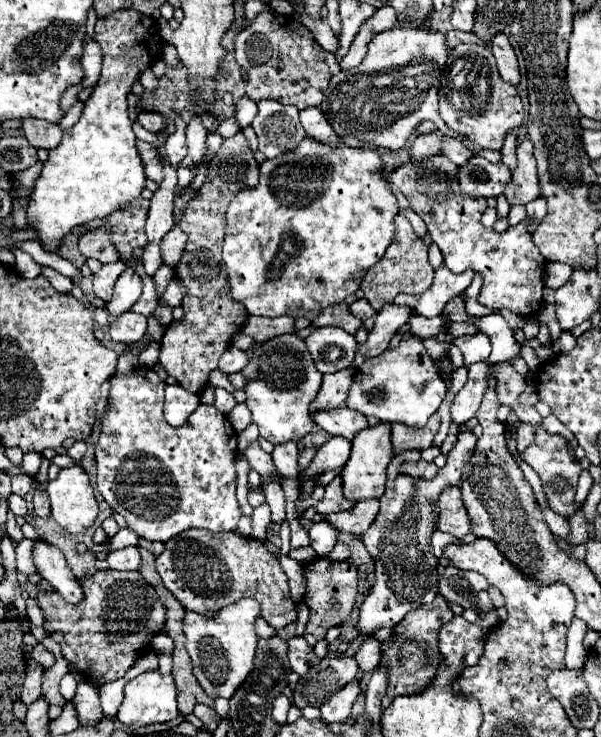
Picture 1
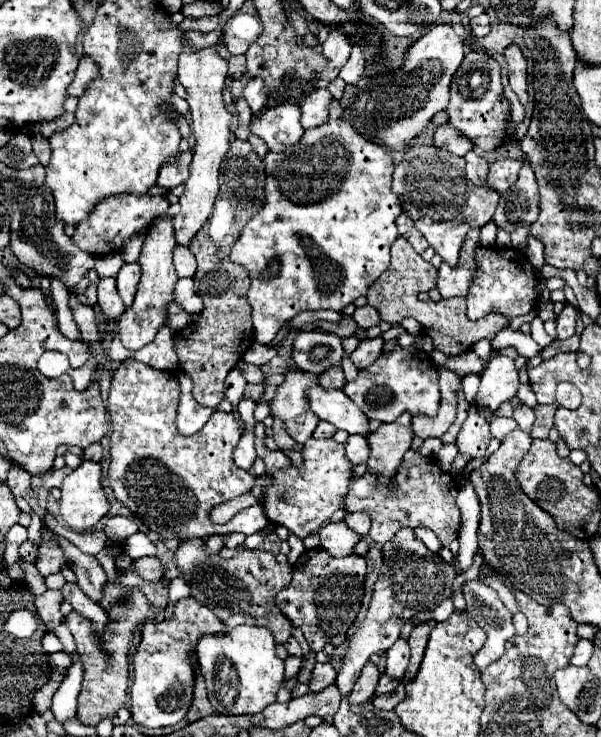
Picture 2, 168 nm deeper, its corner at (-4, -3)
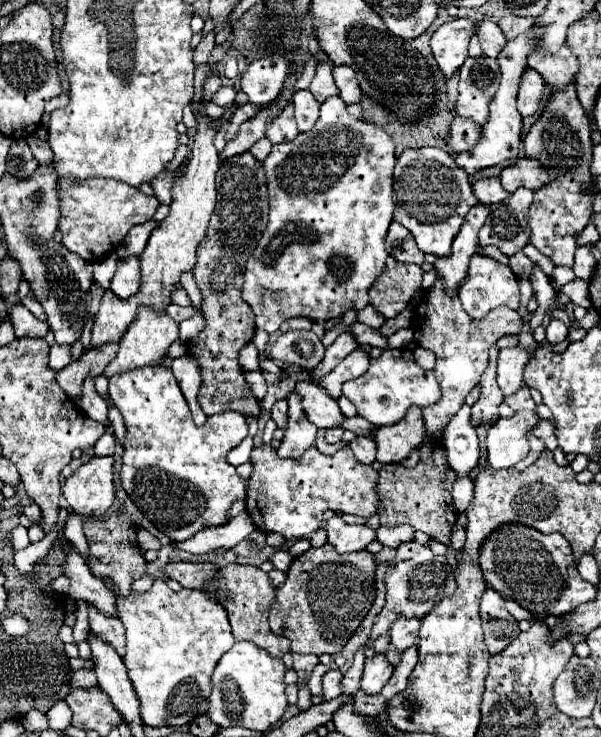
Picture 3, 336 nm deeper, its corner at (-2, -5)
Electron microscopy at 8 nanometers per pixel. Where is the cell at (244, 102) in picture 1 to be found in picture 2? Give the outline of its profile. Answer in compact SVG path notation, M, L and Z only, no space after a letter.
M252 78L244 88L244 98L246 98L250 110L254 114L258 114L268 102L268 96L266 96L266 90L264 90L264 82L260 78Z

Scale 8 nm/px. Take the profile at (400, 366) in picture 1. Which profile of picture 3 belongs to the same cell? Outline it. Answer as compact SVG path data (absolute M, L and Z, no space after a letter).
M387 349L380 358L370 360L370 368L354 380L344 382L344 396L356 406L358 414L374 426L396 424L404 418L410 406L430 406L440 398L440 386L434 370L420 368L409 349Z

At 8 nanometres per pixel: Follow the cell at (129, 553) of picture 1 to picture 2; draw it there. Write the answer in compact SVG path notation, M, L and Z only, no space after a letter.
M138 558L134 564L134 572L144 580L158 582L164 576L164 566L158 558Z

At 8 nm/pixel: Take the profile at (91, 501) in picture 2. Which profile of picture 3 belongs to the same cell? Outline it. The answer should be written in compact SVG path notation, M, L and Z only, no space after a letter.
M94 456L82 464L62 486L72 512L104 516L114 502L114 456Z

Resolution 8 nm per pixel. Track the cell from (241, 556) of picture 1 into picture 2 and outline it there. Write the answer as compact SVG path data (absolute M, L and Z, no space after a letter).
M186 540L174 552L174 562L180 578L190 584L190 596L200 600L206 608L212 608L212 612L224 620L226 628L258 624L270 628L278 644L284 644L290 638L292 622L280 612L280 608L276 608L276 594L290 584L292 566L278 564L272 552L238 548L236 554L226 560L220 552L208 554L206 540Z

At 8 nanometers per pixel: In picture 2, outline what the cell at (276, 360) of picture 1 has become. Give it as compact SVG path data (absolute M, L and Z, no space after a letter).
M286 370L284 382L276 386L276 394L270 400L272 418L280 418L286 432L300 444L304 444L318 426L318 418L310 410L306 394L312 386L318 386L318 376L300 370Z

